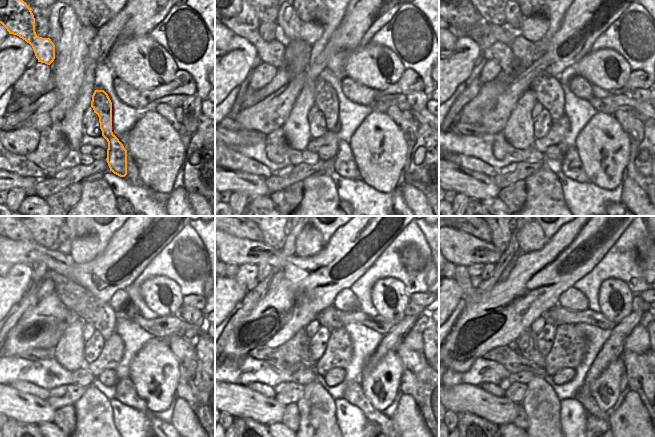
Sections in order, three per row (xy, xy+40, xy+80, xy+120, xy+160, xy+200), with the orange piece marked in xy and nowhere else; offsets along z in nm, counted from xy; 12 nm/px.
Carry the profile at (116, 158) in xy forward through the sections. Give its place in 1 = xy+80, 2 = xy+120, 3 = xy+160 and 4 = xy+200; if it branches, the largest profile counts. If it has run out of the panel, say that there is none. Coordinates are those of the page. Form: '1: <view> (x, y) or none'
1: xy+80 (548, 91)
2: xy+120 (78, 300)
3: xy+160 (353, 393)
4: xy+200 (583, 396)

